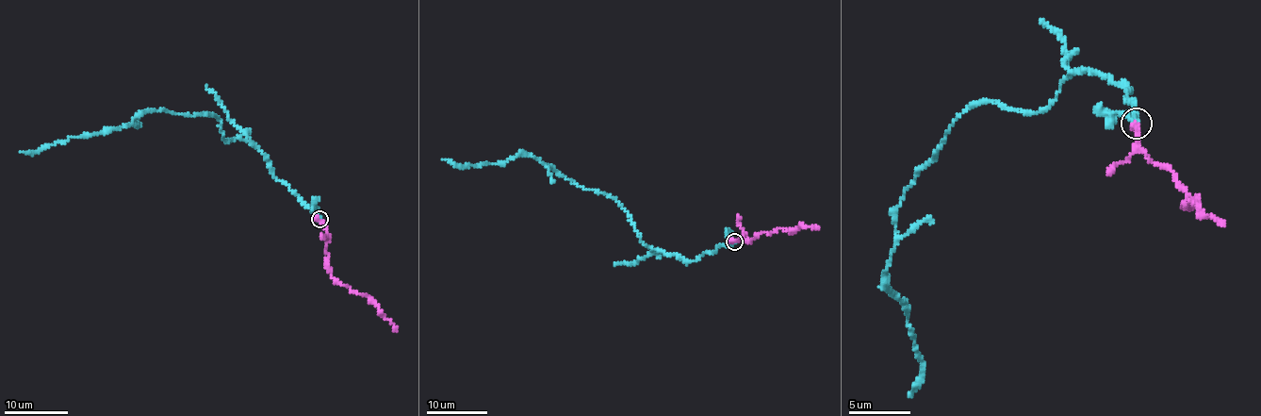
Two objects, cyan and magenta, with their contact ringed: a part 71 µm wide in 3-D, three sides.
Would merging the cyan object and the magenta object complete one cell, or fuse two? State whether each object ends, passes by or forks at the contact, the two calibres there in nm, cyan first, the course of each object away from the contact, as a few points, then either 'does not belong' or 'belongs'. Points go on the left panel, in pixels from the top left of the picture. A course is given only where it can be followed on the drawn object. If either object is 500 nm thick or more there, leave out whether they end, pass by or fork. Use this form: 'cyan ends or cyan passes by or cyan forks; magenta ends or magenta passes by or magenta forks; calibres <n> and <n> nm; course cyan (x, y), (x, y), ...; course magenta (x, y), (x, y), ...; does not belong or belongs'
cyan passes by; magenta ends; calibres 240 and 400 nm; course cyan (319, 218), (250, 142), (226, 141), (210, 113), (153, 109), (114, 129), (19, 150); course magenta (318, 218), (326, 236), (332, 278), (347, 284), (359, 295), (366, 295), (380, 308), (396, 332); belongs

